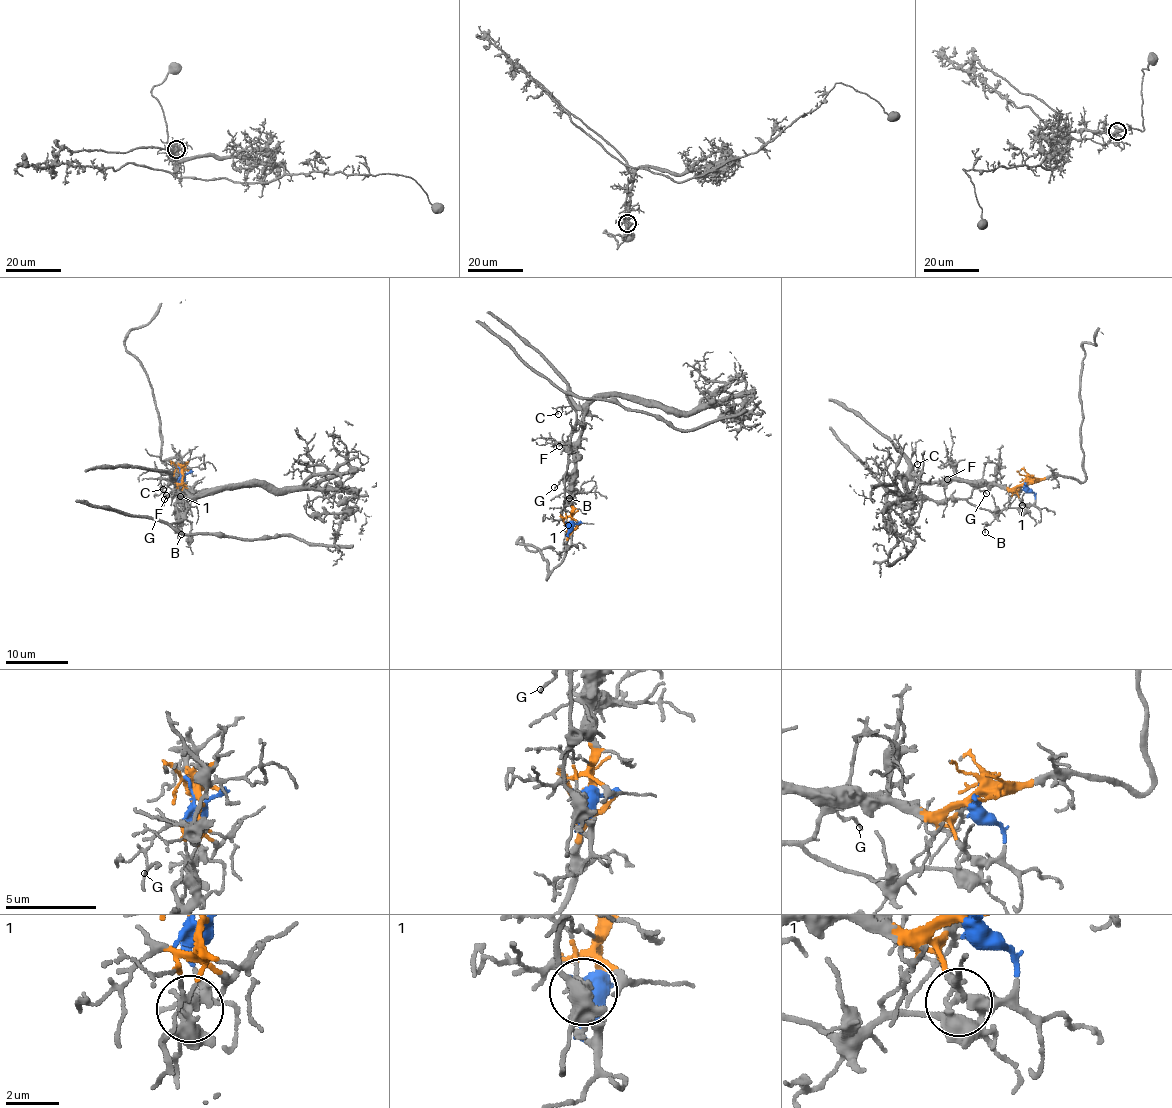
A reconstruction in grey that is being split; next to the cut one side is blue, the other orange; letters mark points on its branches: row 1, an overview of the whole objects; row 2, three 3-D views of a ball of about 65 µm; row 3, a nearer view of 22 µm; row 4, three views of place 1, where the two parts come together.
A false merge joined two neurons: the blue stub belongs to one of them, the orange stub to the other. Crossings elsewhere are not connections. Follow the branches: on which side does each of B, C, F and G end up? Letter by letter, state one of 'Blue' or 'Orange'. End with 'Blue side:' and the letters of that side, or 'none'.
B: Blue
C: Orange
F: Orange
G: Blue
Blue side: B, G

